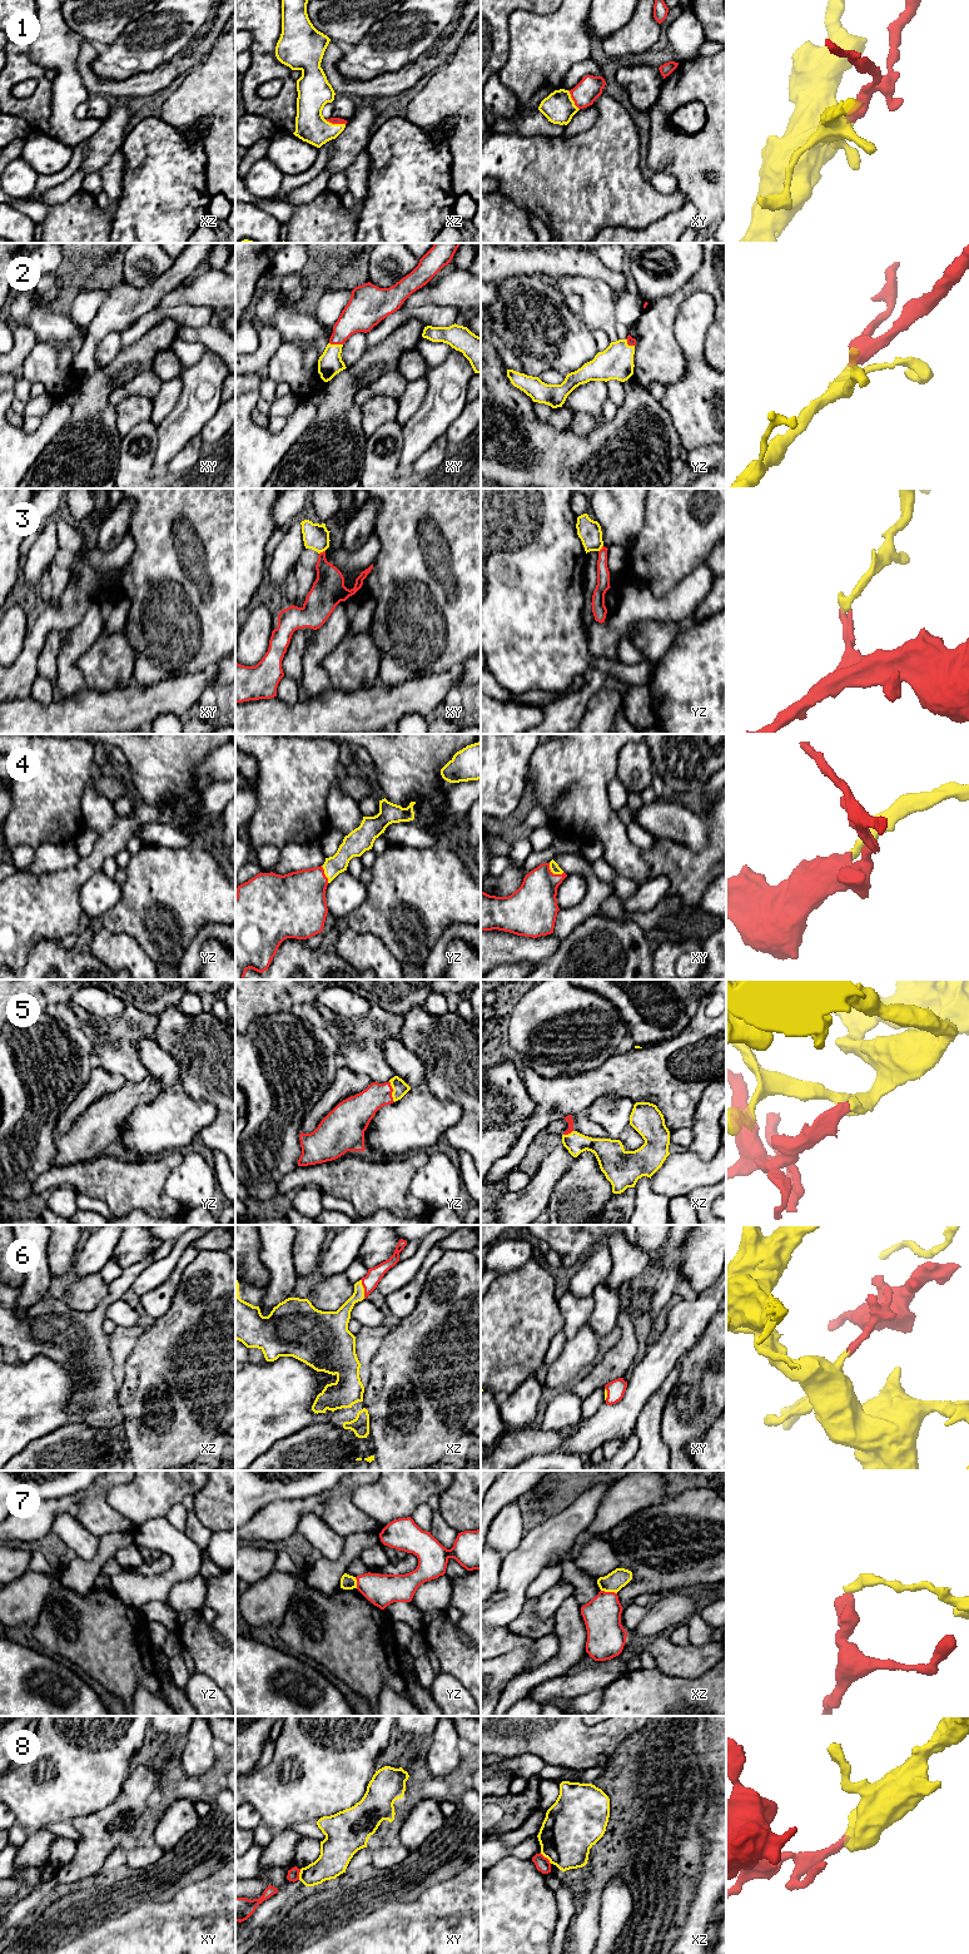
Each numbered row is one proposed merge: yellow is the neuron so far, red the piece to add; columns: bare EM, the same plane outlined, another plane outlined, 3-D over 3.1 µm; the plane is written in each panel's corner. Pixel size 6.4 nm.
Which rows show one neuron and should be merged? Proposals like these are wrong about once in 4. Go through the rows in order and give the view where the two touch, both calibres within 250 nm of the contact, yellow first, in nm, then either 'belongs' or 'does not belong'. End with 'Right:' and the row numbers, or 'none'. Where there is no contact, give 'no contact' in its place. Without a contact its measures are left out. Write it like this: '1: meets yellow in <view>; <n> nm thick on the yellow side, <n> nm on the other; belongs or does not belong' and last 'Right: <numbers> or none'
1: meets yellow in xz; 220 nm thick on the yellow side, 50 nm on the other; belongs
2: meets yellow in xy; 160 nm thick on the yellow side, 220 nm on the other; belongs
3: meets yellow in xy; 170 nm thick on the yellow side, 200 nm on the other; does not belong
4: meets yellow in xy; 60 nm thick on the yellow side, 300 nm on the other; belongs
5: meets yellow in yz; 100 nm thick on the yellow side, 190 nm on the other; belongs
6: meets yellow in xz; 120 nm thick on the yellow side, 100 nm on the other; belongs
7: meets yellow in xz; 120 nm thick on the yellow side, 240 nm on the other; does not belong
8: meets yellow in xz; 360 nm thick on the yellow side, 90 nm on the other; does not belong
Right: 1, 2, 4, 5, 6

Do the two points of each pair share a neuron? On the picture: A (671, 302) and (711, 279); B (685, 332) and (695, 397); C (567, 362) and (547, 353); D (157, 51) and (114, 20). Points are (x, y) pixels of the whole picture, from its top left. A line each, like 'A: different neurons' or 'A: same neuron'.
A: same neuron
B: same neuron
C: same neuron
D: different neurons

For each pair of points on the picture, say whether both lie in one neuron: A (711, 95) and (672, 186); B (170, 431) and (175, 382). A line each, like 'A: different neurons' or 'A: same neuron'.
A: different neurons
B: different neurons

